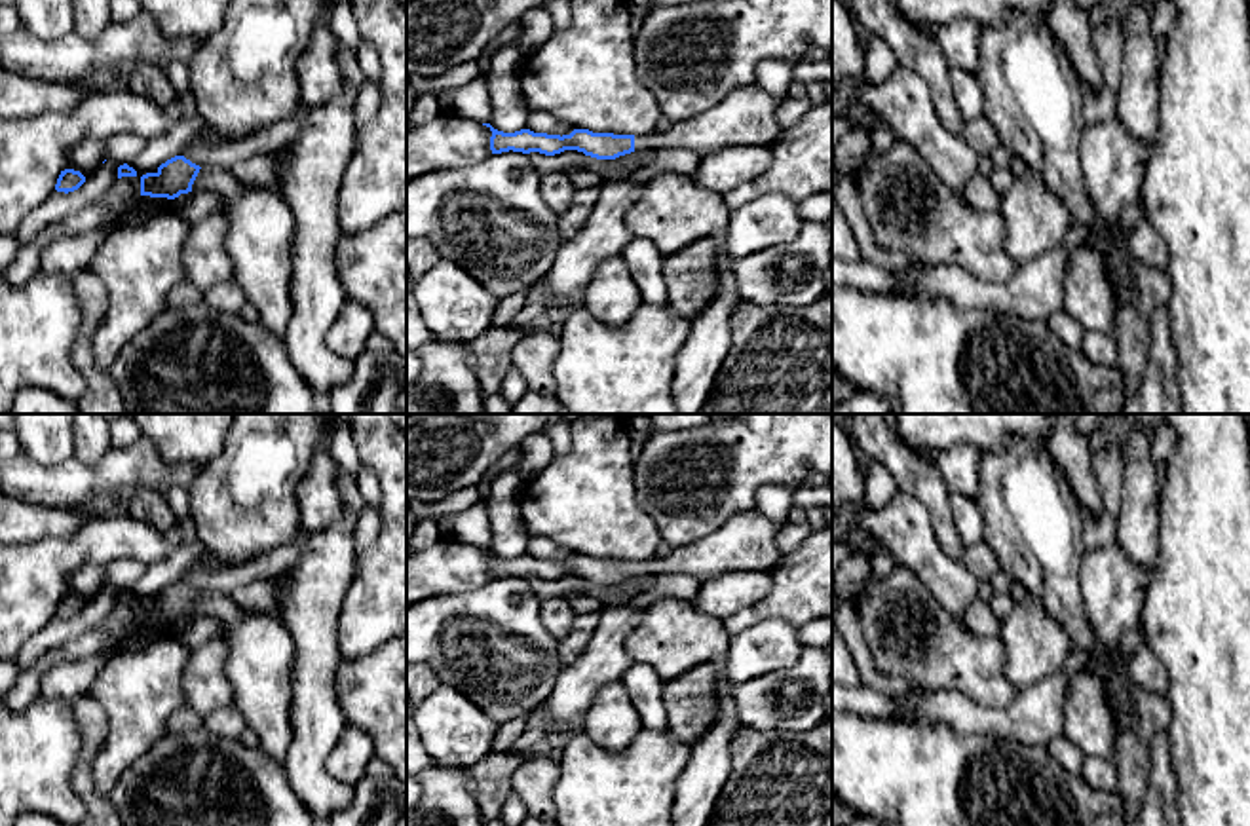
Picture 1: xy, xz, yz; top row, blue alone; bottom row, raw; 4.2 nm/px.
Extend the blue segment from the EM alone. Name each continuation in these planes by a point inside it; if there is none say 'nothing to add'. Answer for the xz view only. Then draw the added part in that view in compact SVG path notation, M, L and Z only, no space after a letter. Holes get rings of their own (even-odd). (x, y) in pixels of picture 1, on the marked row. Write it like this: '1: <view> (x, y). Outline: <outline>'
1: xz (745, 116). Outline: M756 82L735 87L712 108L665 133L634 135L634 150L686 148L705 158L731 144L771 144L781 131L775 116L781 101Z

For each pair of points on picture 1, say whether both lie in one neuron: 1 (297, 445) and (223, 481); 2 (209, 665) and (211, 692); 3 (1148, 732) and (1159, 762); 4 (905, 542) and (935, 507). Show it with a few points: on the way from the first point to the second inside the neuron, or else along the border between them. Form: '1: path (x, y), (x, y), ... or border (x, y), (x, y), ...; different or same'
1: path (278, 447), (242, 481); same
2: path (209, 671), (209, 686); same
3: border (1165, 730), (1152, 739), (1148, 781); different
4: border (899, 490), (926, 507), (937, 542), (946, 553); different

